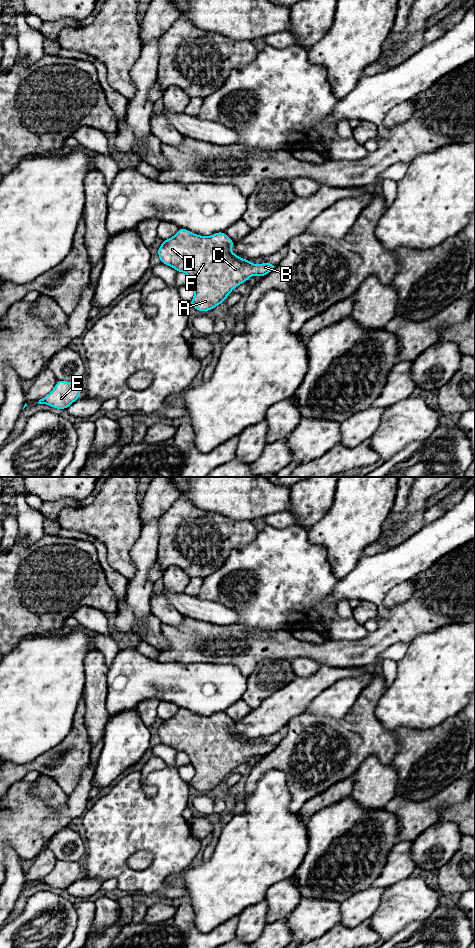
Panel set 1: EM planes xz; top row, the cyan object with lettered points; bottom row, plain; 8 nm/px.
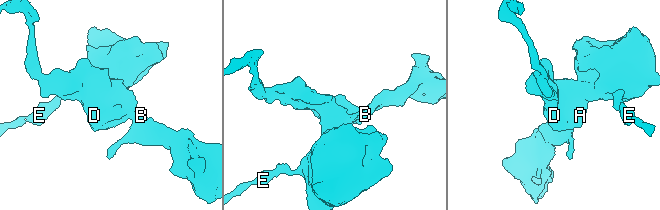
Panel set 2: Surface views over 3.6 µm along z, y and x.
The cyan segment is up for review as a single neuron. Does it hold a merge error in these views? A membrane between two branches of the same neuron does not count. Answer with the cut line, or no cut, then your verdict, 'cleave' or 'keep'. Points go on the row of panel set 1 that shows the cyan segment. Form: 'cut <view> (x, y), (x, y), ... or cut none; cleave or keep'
cut none; keep

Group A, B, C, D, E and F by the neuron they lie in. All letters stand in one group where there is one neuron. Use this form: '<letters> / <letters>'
A B C D E F

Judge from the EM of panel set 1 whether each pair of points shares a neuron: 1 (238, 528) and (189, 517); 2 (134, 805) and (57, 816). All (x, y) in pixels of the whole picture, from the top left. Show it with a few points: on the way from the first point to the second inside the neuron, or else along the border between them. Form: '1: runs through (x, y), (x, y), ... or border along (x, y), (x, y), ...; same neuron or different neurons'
1: runs through (226, 528), (201, 528); same neuron
2: border along (87, 809), (81, 816); different neurons

